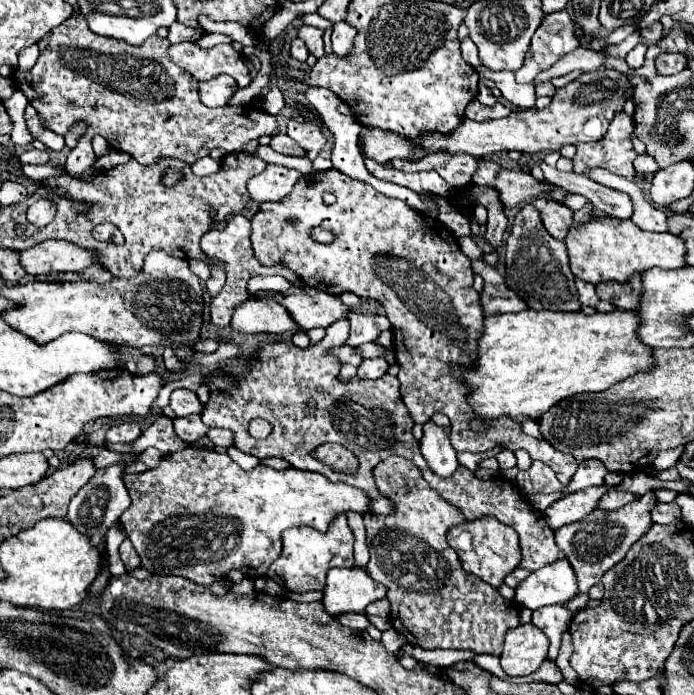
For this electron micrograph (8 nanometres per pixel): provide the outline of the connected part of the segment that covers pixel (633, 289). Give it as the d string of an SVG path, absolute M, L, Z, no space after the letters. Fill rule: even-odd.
M633 275L629 283L617 283L617 281L605 281L597 285L597 295L601 301L613 303L617 309L635 309L641 293L641 279L639 275Z

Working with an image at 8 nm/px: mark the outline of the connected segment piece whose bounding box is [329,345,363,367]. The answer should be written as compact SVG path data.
M333 347L331 351L329 351L329 355L331 357L337 357L339 359L339 363L341 365L345 365L345 363L349 363L349 365L359 365L363 359L361 359L361 355L357 355L355 351L353 351L353 347Z

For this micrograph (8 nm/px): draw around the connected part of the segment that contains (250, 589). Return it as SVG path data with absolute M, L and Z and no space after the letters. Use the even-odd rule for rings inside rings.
M245 577L240 583L233 584L231 591L236 594L249 595L255 591L254 580Z

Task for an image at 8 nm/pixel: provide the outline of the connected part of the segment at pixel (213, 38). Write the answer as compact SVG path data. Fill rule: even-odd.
M207 33L203 35L199 40L196 41L201 48L211 48L218 44L230 44L231 38L220 33Z

